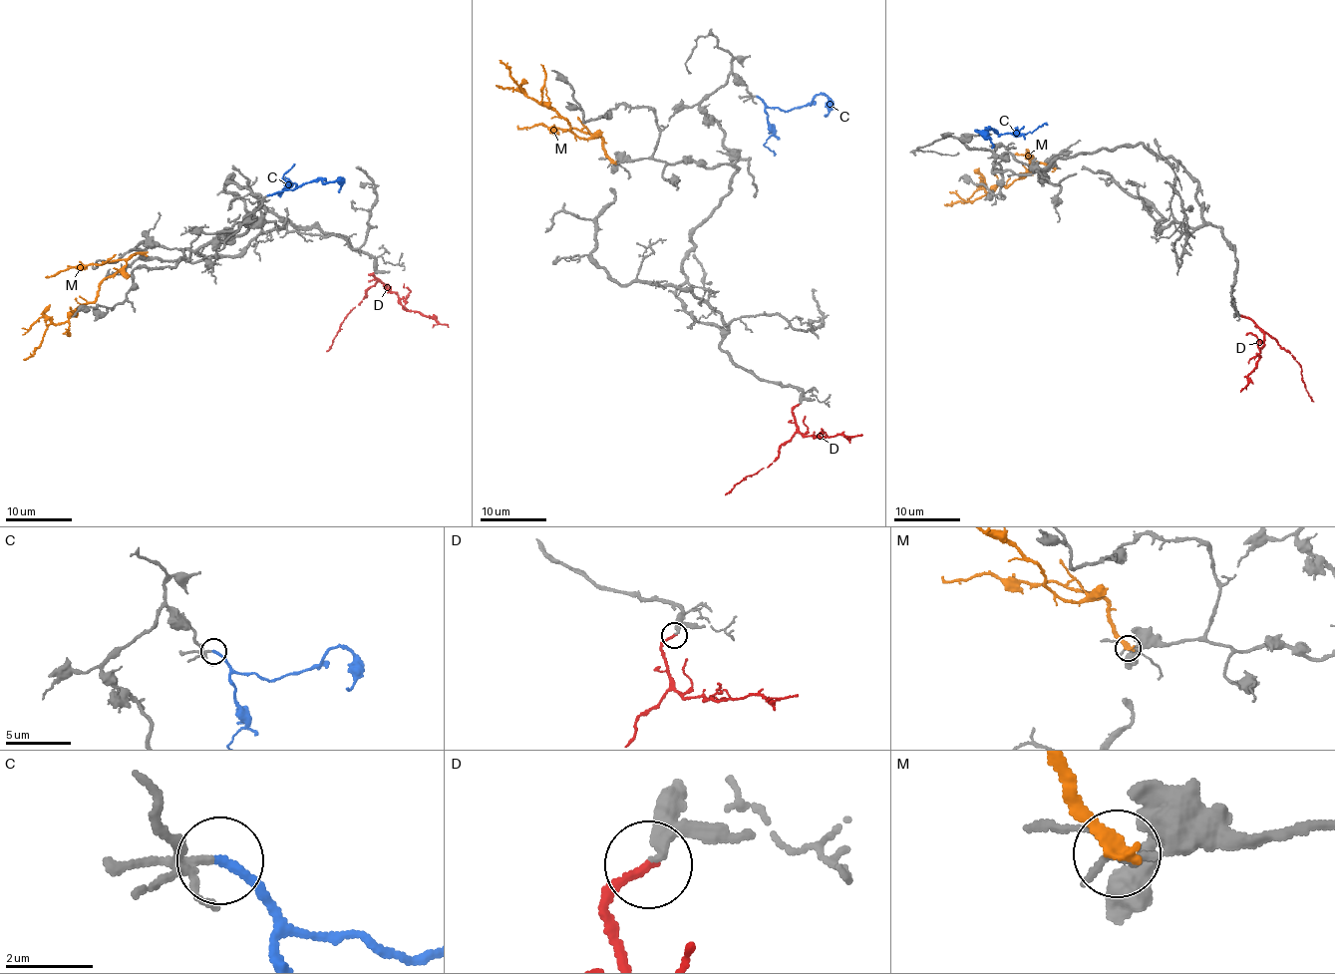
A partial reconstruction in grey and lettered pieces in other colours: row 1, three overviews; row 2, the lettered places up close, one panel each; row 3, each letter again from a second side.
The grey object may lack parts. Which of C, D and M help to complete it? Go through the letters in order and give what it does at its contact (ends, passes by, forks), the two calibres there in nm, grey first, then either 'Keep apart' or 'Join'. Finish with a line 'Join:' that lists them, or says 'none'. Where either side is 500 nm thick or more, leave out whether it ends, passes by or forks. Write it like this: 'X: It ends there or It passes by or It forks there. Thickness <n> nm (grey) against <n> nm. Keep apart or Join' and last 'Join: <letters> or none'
C: It ends there. Thickness 130 nm (grey) against 200 nm. Join
D: It ends there. Thickness 200 nm (grey) against 190 nm. Join
M: It ends there. Thickness 130 nm (grey) against 360 nm. Keep apart
Join: C, D

